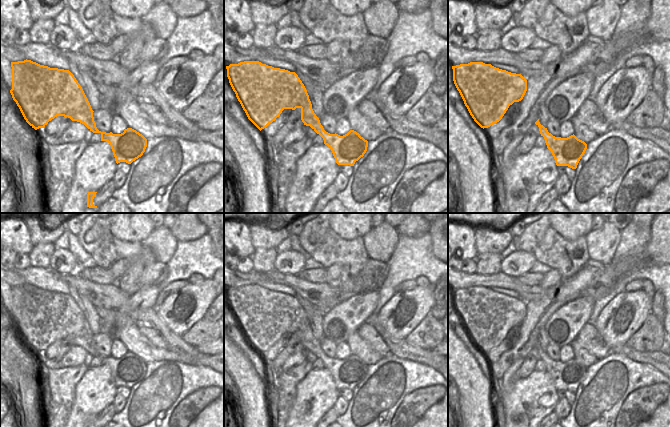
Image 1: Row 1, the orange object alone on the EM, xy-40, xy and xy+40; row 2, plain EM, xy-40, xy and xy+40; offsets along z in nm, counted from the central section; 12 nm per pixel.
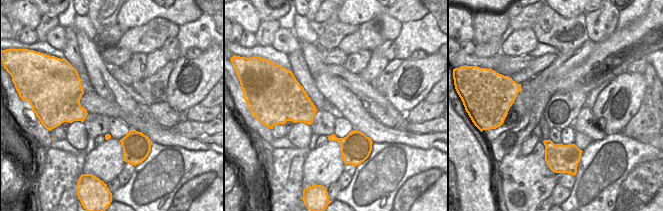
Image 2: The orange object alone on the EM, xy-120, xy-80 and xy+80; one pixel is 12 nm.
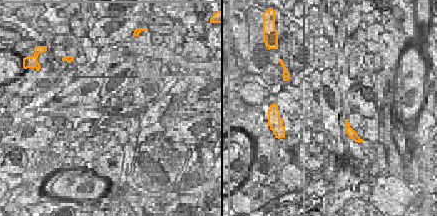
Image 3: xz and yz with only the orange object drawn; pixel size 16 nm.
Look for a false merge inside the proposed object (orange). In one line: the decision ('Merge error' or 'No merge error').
Merge error

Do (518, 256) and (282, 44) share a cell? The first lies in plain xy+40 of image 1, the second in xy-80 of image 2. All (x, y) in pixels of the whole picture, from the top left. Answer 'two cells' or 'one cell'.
one cell

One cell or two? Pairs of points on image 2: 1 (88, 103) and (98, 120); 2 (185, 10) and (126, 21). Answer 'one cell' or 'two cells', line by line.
1: two cells
2: one cell

